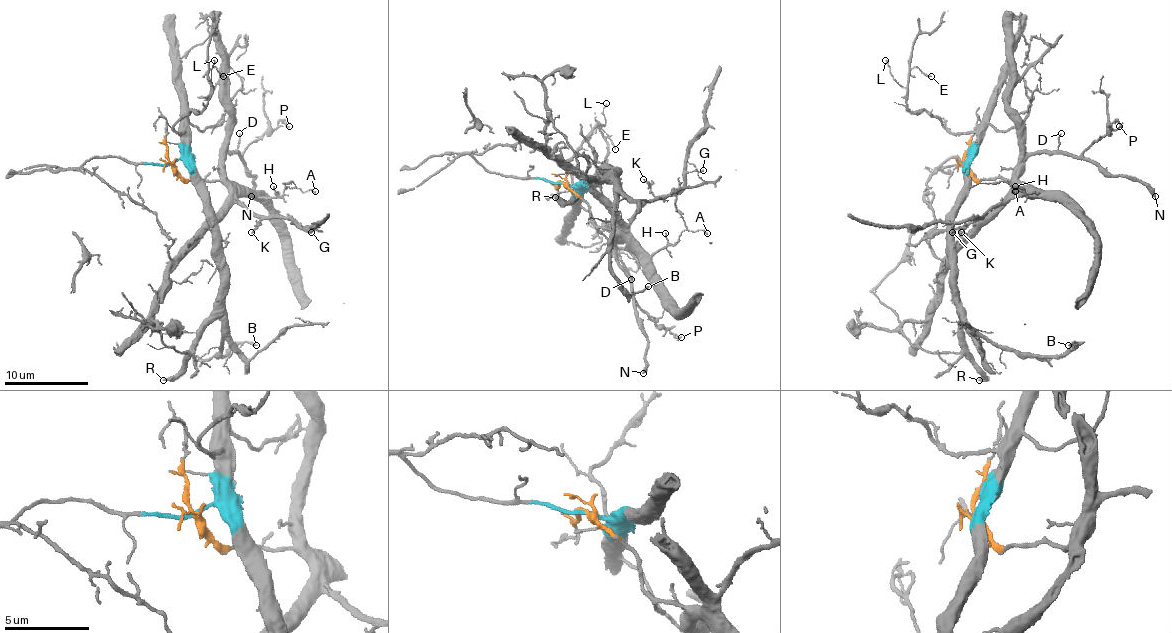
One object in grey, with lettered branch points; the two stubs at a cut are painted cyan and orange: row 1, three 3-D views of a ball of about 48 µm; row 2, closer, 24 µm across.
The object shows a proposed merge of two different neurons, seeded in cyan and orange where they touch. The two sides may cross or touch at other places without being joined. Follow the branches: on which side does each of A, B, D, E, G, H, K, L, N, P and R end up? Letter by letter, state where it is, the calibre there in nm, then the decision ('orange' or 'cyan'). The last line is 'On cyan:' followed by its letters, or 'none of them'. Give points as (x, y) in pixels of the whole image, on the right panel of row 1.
A: at (1015, 191); 120 nm thick; orange
B: at (1068, 345); 190 nm thick; cyan
D: at (1061, 133); 120 nm thick; orange
E: at (931, 76); 120 nm thick; cyan
G: at (952, 232); 100 nm thick; orange
H: at (1015, 186); 110 nm thick; orange
K: at (961, 232); 150 nm thick; orange
L: at (885, 60); 100 nm thick; cyan
N: at (1155, 196); 340 nm thick; orange
P: at (1119, 126); 150 nm thick; orange
R: at (979, 380); 320 nm thick; cyan
On cyan: B, E, L, R

